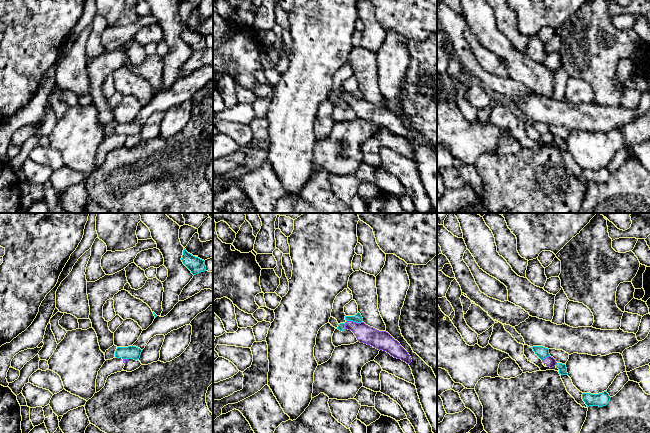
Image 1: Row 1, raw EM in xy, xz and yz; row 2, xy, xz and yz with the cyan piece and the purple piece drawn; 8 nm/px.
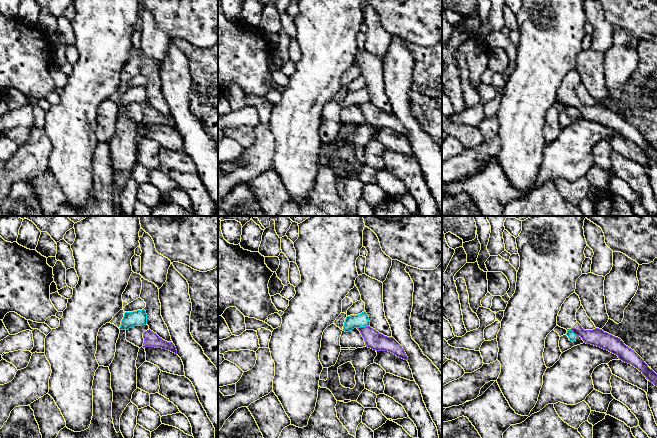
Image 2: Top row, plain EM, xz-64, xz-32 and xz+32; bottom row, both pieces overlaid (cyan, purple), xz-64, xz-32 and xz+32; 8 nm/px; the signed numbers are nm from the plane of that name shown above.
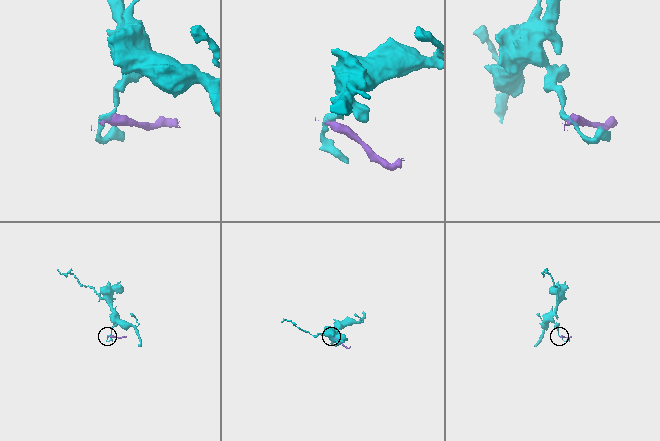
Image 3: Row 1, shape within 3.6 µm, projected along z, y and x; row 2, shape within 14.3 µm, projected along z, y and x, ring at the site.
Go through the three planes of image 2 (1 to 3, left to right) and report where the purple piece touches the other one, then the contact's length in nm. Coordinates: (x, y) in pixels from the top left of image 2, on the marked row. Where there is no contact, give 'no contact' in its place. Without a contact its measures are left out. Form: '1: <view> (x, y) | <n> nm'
1: no contact
2: xz-32 (362, 326) | 100 nm
3: xz+32 (572, 331) | 90 nm

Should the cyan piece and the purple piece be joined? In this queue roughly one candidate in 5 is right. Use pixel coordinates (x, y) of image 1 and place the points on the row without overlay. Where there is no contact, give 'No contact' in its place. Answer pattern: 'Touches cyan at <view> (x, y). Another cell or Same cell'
Touches cyan at xz (351, 96). Another cell

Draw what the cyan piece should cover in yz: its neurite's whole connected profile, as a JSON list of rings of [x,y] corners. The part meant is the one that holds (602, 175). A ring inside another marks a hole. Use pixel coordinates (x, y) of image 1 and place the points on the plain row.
[[[604,167],[599,170],[591,170],[591,169],[582,170],[582,175],[585,178],[585,180],[587,181],[587,183],[589,183],[589,182],[599,182],[599,183],[606,182],[609,179],[610,174],[611,173],[607,169],[607,167]]]

